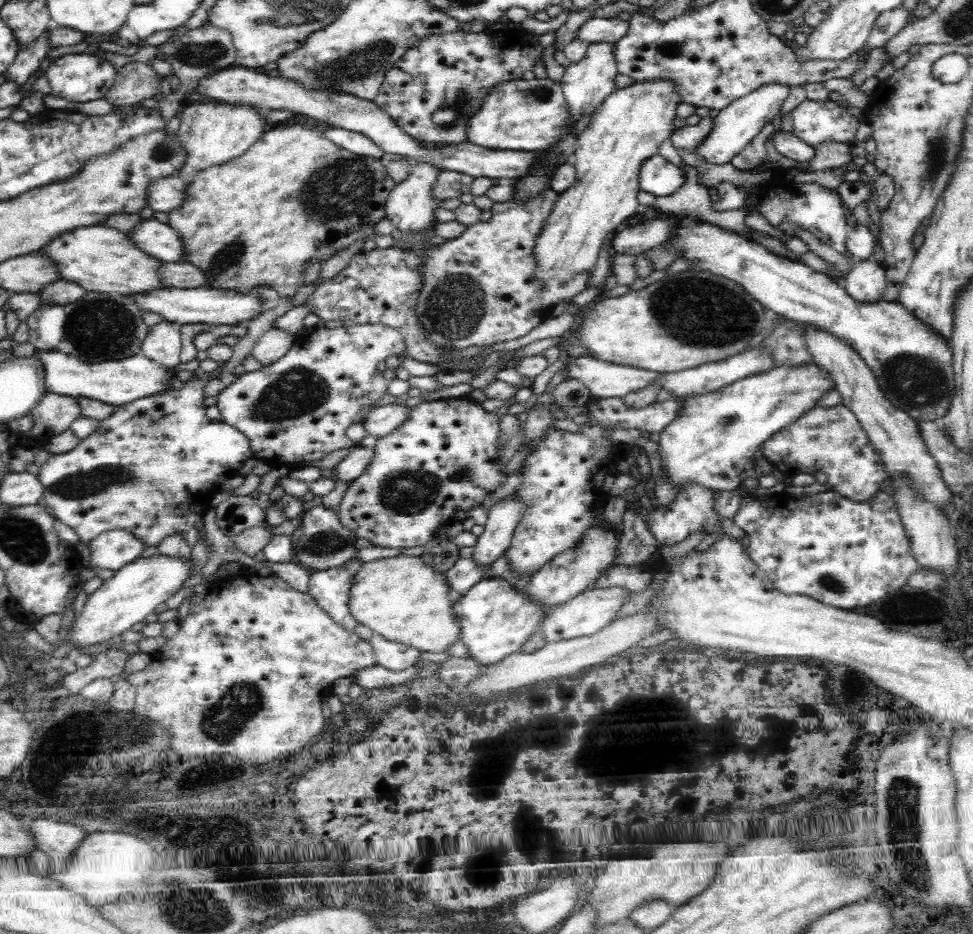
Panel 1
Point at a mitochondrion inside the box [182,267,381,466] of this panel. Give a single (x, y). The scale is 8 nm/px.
(296, 392)

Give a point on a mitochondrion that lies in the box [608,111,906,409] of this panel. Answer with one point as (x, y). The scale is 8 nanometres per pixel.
(674, 306)

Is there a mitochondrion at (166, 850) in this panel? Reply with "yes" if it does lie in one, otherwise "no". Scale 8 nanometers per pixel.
no

